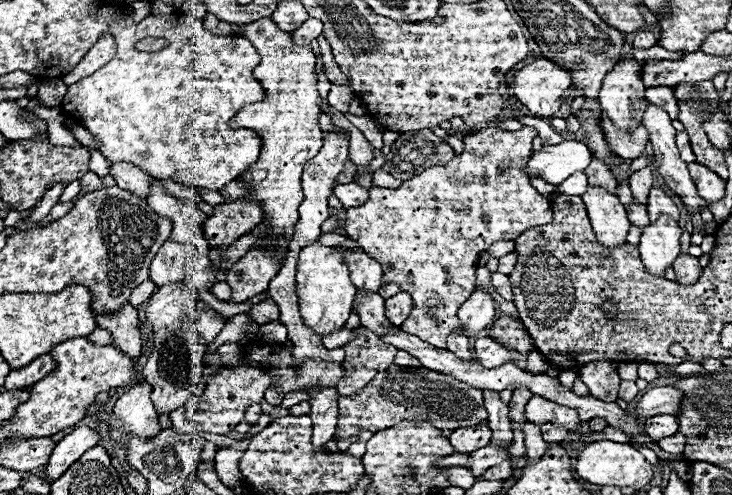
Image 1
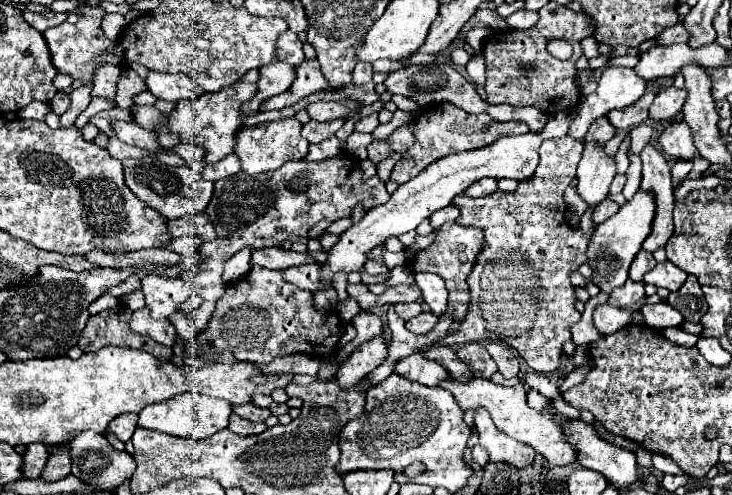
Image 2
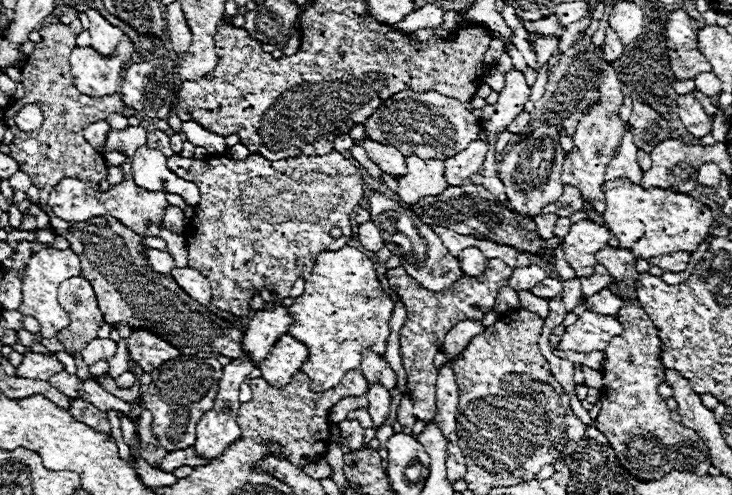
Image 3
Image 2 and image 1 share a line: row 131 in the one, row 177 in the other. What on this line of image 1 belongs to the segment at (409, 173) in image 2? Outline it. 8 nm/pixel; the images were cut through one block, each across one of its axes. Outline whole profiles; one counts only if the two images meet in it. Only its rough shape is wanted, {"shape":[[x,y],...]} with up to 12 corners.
{"shape":[[484,126],[346,234],[414,298],[400,326],[462,332],[480,254],[552,222],[536,128]]}

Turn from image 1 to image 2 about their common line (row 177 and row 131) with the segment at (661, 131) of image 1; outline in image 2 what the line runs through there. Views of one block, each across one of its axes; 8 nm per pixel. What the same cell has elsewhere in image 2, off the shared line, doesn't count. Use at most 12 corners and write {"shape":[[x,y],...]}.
{"shape":[[672,122],[656,140],[670,158],[692,160],[686,122]]}

